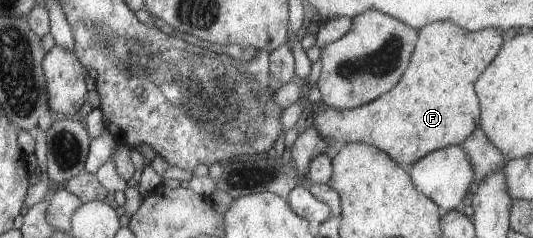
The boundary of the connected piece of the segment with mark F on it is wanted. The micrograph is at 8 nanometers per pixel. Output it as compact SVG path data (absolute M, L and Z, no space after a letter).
M449 20L433 21L418 29L417 52L409 60L409 72L383 95L363 106L335 109L327 106L313 110L312 124L329 144L325 156L341 145L363 143L388 153L397 164L410 164L429 152L449 145L460 145L480 122L480 102L475 82L484 68L496 58L505 34L484 28L468 31Z

